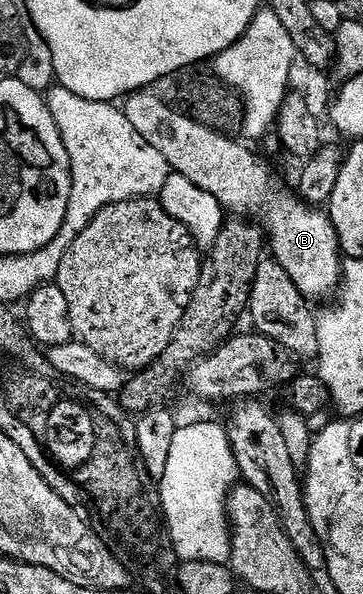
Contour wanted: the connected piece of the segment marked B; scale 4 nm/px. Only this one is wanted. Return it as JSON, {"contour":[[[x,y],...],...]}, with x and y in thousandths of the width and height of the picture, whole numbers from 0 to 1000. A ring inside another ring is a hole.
{"contour":[[[369,157],[353,162],[342,168],[339,185],[350,204],[372,210],[372,224],[383,224],[394,237],[410,239],[421,249],[438,251],[438,258],[449,258],[468,290],[515,298],[526,311],[548,311],[548,318],[581,325],[634,364],[672,365],[705,375],[736,404],[749,434],[791,456],[791,466],[802,466],[824,493],[835,493],[843,503],[871,507],[890,502],[906,488],[915,492],[937,478],[945,461],[945,424],[939,409],[928,404],[928,389],[917,384],[904,360],[843,342],[826,327],[804,320],[785,322],[782,311],[763,303],[760,291],[697,256],[683,254],[672,239],[664,242],[628,234],[606,219],[565,214],[507,185],[485,178],[463,180],[438,162],[410,158],[421,157]]]}

